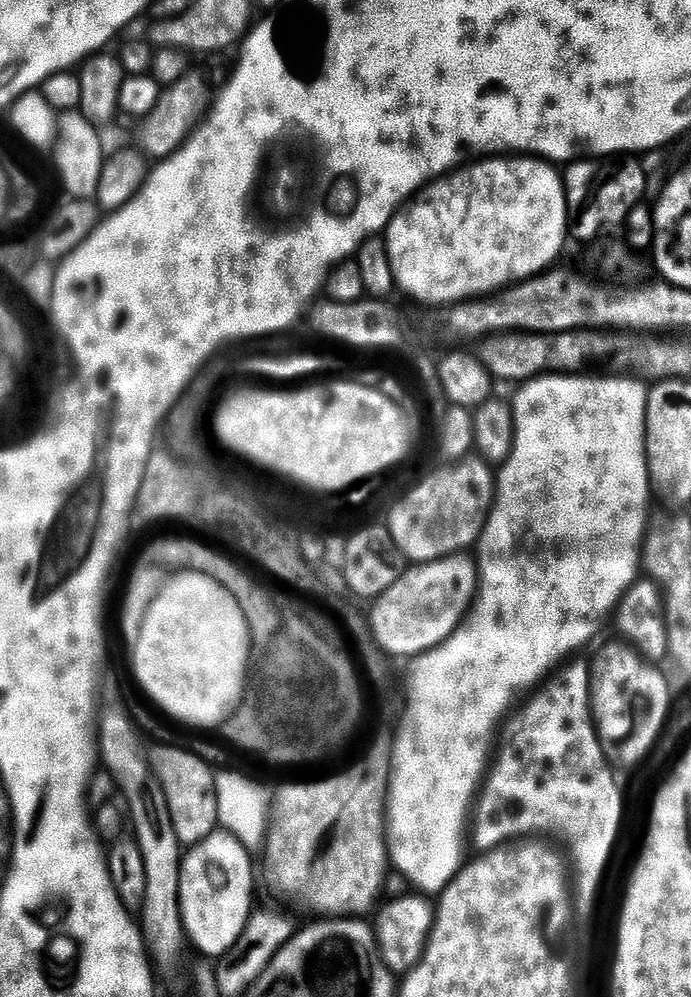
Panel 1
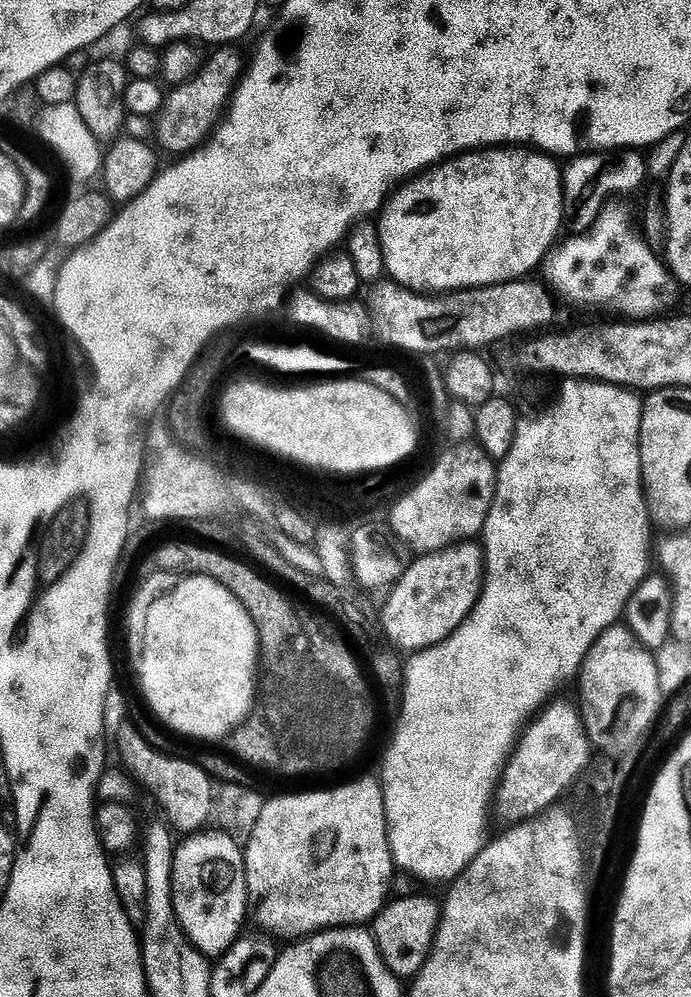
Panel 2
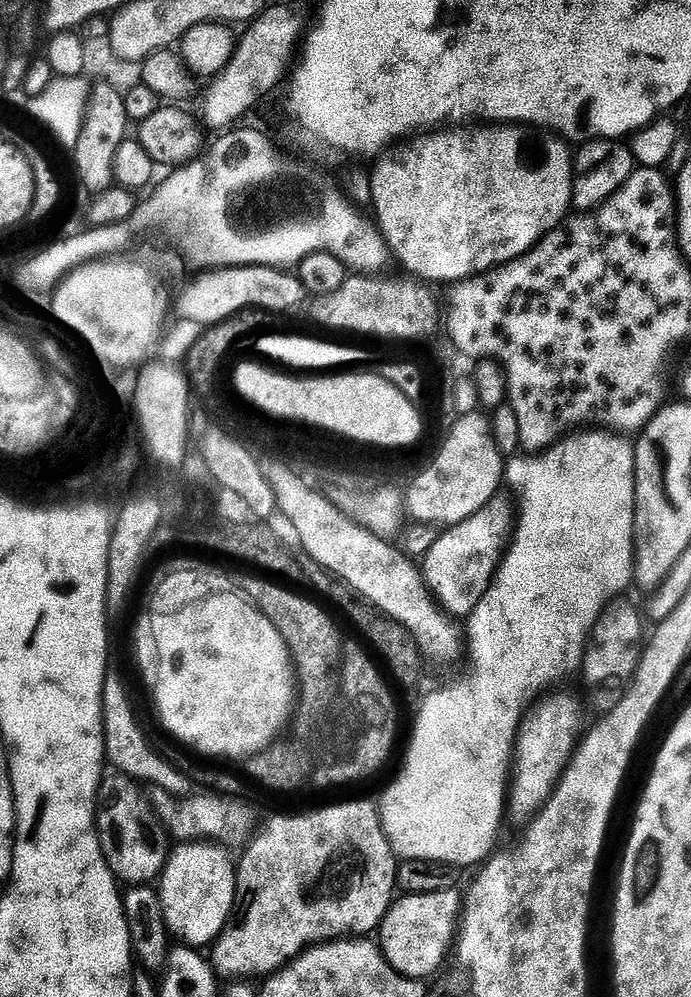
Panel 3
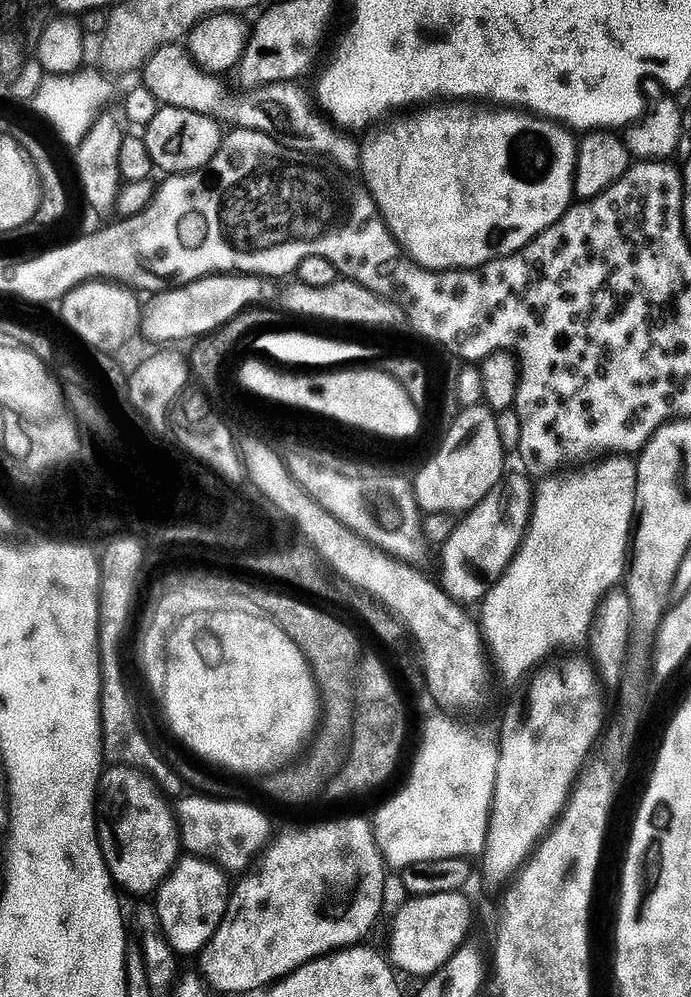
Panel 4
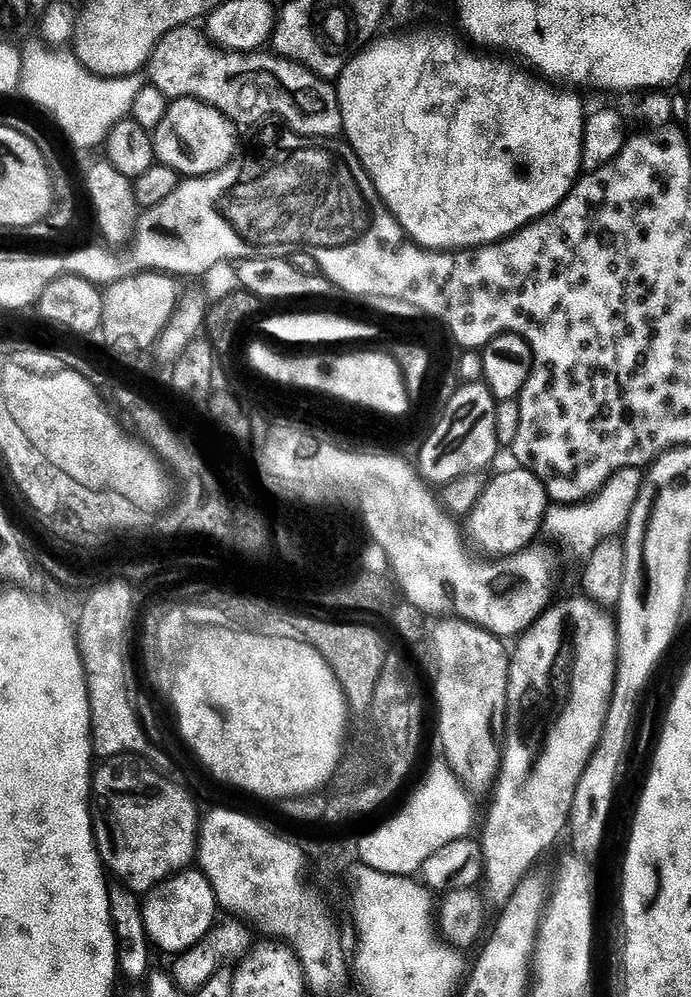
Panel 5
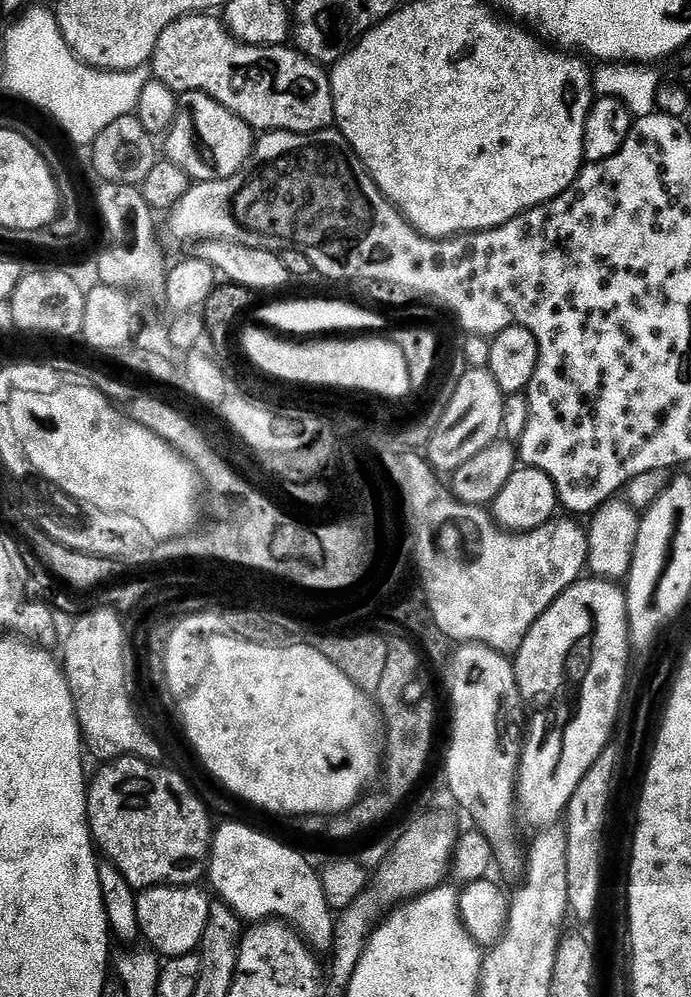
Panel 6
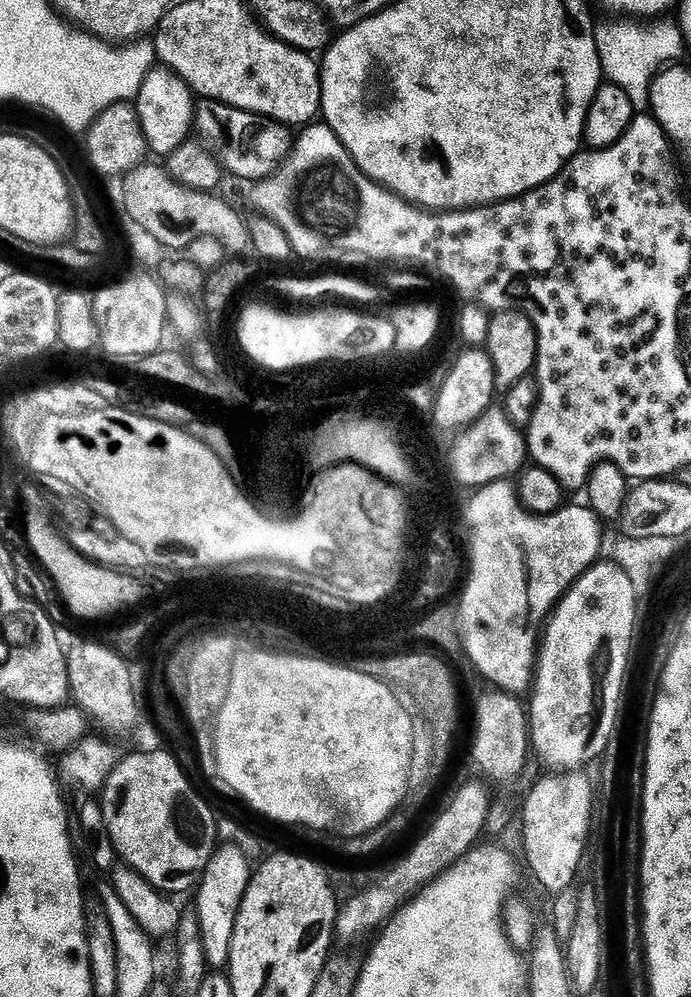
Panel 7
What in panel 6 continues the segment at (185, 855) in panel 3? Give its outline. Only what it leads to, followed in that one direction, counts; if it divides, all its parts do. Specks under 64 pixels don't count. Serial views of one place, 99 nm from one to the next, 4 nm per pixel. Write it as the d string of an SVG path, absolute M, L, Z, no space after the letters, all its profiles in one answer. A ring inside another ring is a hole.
M200 886L143 889L136 896L136 918L143 939L149 940L151 947L161 957L186 956L195 953L200 946L200 939L206 930L210 899Z

